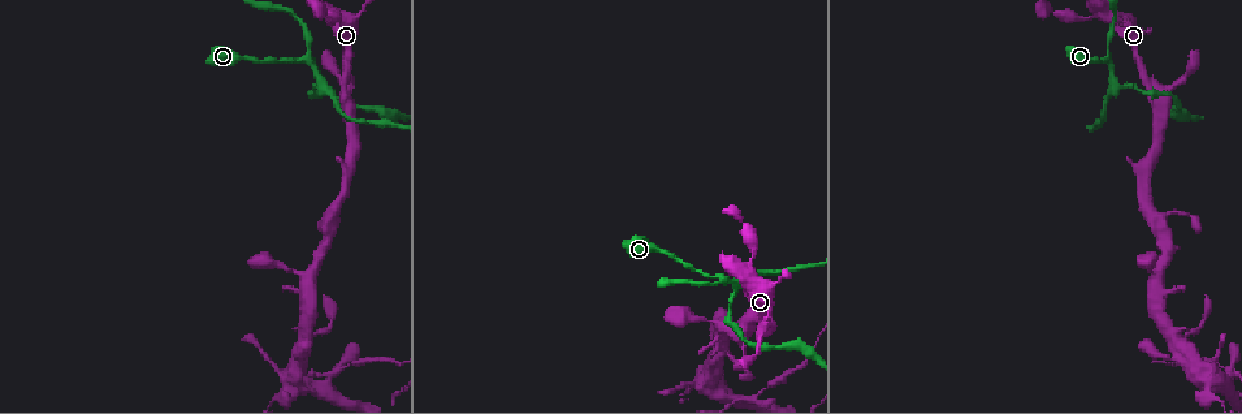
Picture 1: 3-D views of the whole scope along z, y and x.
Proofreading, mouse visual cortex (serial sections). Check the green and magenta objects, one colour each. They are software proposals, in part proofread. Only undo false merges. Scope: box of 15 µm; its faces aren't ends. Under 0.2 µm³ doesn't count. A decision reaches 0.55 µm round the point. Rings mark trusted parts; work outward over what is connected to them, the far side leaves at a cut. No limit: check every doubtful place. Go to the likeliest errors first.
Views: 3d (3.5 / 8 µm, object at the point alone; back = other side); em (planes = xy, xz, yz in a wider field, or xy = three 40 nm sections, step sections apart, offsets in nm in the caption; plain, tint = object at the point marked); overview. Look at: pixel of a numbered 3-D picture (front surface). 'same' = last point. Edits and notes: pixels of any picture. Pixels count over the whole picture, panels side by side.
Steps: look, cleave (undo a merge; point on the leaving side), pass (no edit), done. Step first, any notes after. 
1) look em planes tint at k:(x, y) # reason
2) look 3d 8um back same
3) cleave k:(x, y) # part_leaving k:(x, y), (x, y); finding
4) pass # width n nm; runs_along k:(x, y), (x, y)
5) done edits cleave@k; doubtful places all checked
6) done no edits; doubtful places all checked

look 3d 3.5um at 1:(720, 276) # arms part here

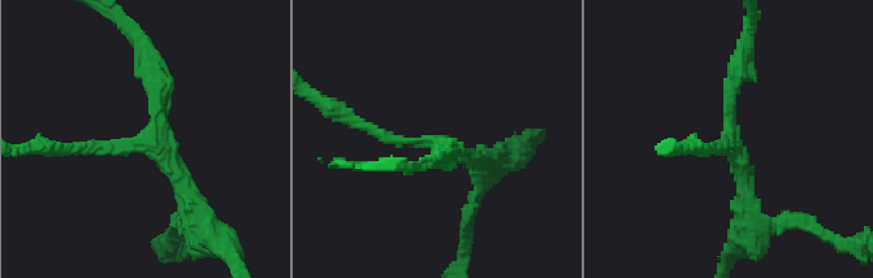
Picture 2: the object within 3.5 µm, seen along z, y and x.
look em xy step 3 plain at 2:(149, 144) # arms 3; arm_widths 150, 200, 250 nm; shape alone is not enough

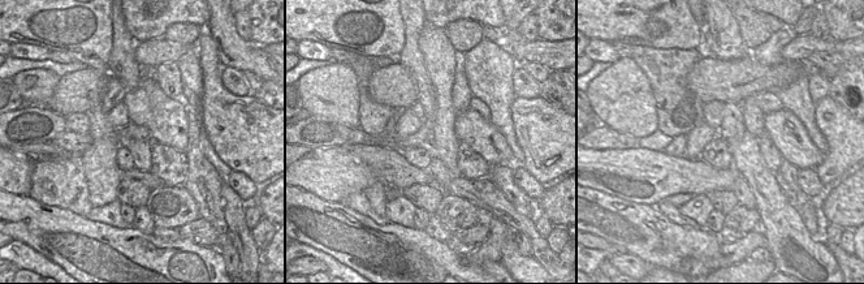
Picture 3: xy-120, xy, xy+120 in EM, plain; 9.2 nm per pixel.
look em xy step 3 tint same # with the object marked

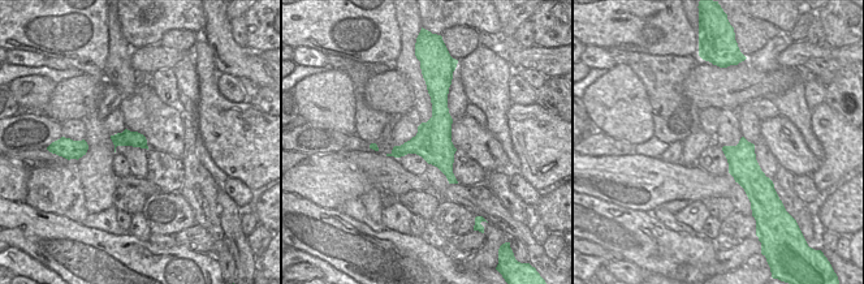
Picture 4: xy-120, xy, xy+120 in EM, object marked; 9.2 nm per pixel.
pass # width 340 nm; runs_along 2:(68, 147), (151, 143), (191, 214); continuous, no second cell

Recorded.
look 3d 8um at 1:(1116, 83) # sharp bend

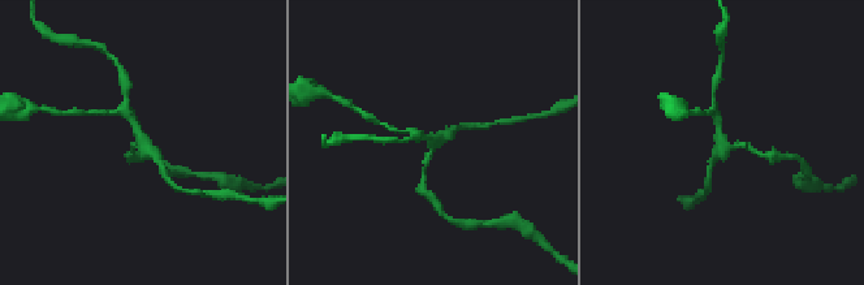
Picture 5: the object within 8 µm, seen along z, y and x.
look em xy step 2 tint at 5:(720, 141) # arms 3; arm_widths 200, 200, 250 nm

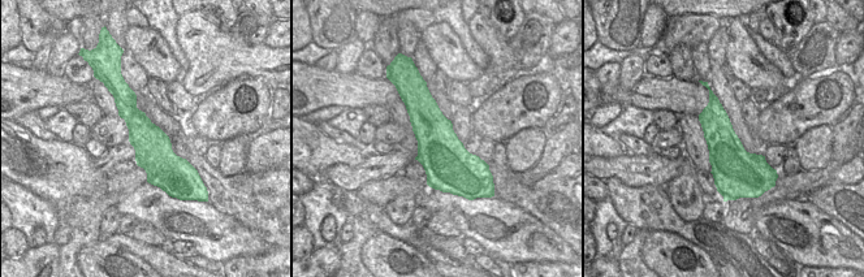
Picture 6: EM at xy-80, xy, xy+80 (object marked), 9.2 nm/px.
pass # width 440 nm; runs_along 6:(124, 89), (171, 189); one cell here

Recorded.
look 3d 3.5um at 1:(767, 386) # narrows sharply

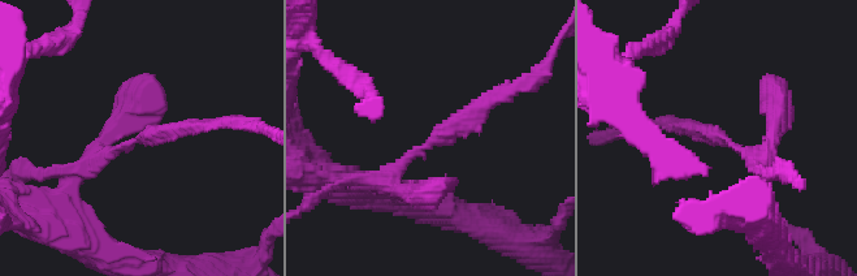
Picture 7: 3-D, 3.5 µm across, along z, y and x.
cleave 7:(706, 137) # arm_widths 200, 200 nm; a second cell is stuck on

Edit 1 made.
done edits cleave@7; doubtful places all checked

